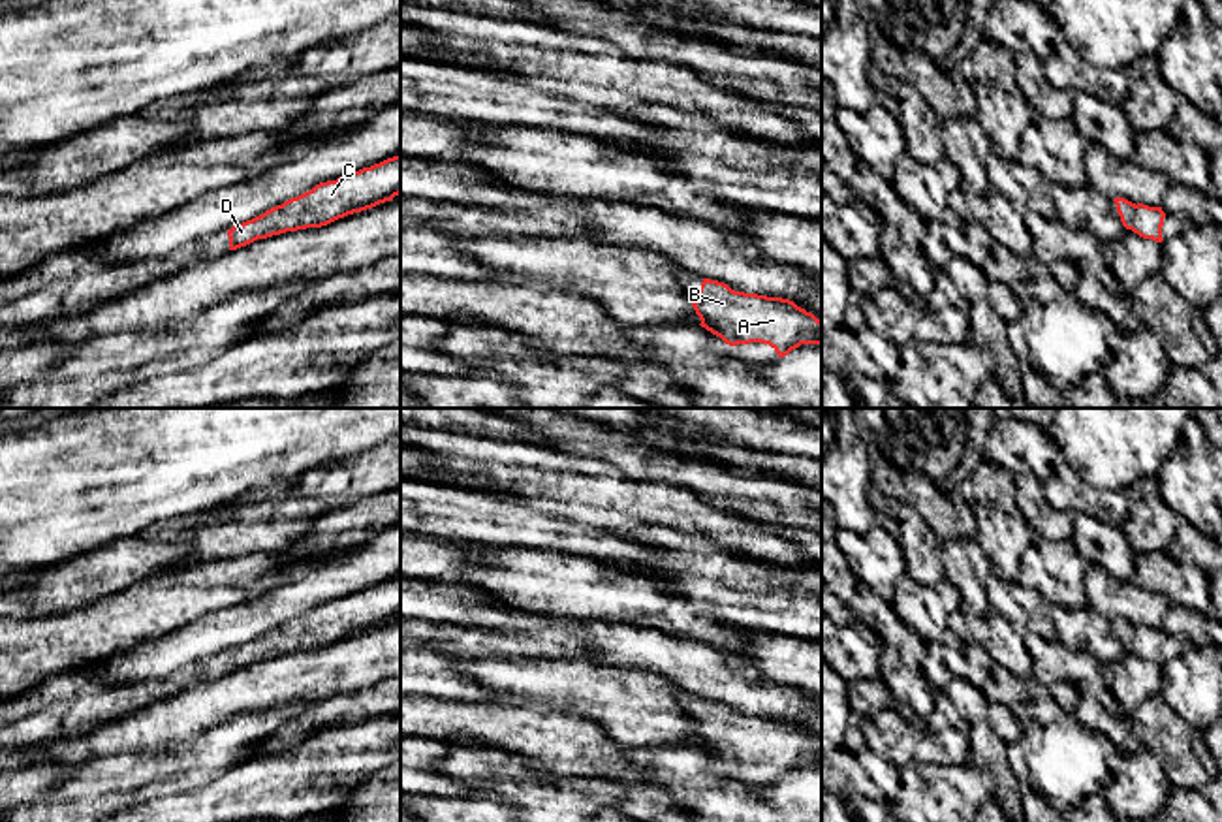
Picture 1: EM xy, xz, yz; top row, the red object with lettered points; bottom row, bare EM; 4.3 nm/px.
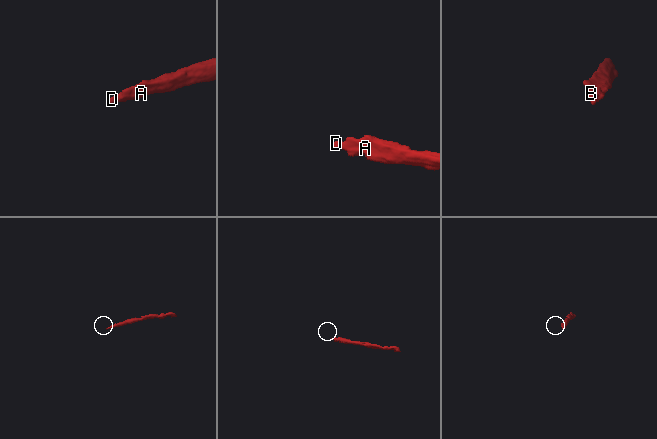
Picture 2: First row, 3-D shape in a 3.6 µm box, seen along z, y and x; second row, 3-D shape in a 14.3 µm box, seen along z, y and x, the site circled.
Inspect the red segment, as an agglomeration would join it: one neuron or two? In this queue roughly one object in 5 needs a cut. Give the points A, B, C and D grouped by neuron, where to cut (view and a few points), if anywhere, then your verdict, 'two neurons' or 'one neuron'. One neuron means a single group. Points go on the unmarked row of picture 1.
A B C D | no cut | one neuron

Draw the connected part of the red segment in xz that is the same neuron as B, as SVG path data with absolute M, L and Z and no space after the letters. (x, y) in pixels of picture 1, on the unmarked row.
M703 700L692 724L701 749L726 766L769 766L778 779L801 766L822 766L822 743L790 720L735 713Z

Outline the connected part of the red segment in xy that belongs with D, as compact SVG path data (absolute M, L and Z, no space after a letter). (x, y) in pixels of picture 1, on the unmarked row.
M400 576L363 589L337 602L276 626L263 636L227 651L229 672L286 653L321 649L353 634L391 623L400 615Z

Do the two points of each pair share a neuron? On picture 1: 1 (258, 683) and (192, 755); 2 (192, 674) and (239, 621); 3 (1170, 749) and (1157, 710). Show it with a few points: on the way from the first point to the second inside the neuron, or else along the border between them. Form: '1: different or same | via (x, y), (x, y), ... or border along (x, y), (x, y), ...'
1: different | border along (267, 710), (235, 713), (213, 725), (187, 745)
2: different | border along (203, 659), (162, 678)
3: same | via (1170, 740), (1157, 719)

